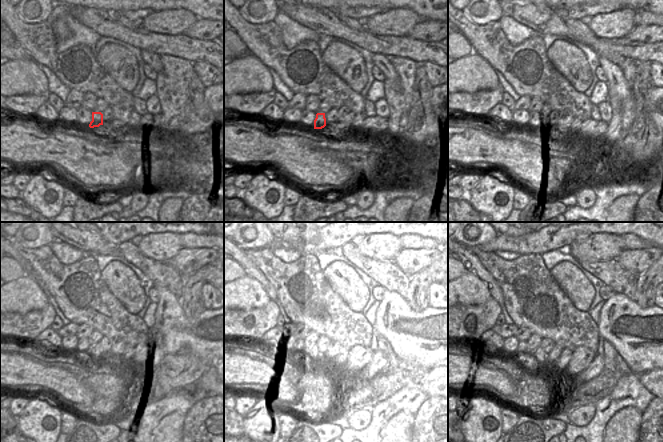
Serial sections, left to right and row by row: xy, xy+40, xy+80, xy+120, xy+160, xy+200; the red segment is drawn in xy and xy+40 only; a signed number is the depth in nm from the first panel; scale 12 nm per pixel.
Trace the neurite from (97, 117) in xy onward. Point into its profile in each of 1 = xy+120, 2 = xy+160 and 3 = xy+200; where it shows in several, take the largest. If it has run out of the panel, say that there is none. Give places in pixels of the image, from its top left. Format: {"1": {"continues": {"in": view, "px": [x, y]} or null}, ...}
{"1": {"continues": {"in": "xy+120", "px": [93, 352]}}, "2": {"continues": {"in": "xy+160", "px": [313, 352]}}, "3": {"continues": {"in": "xy+200", "px": [540, 355]}}}

